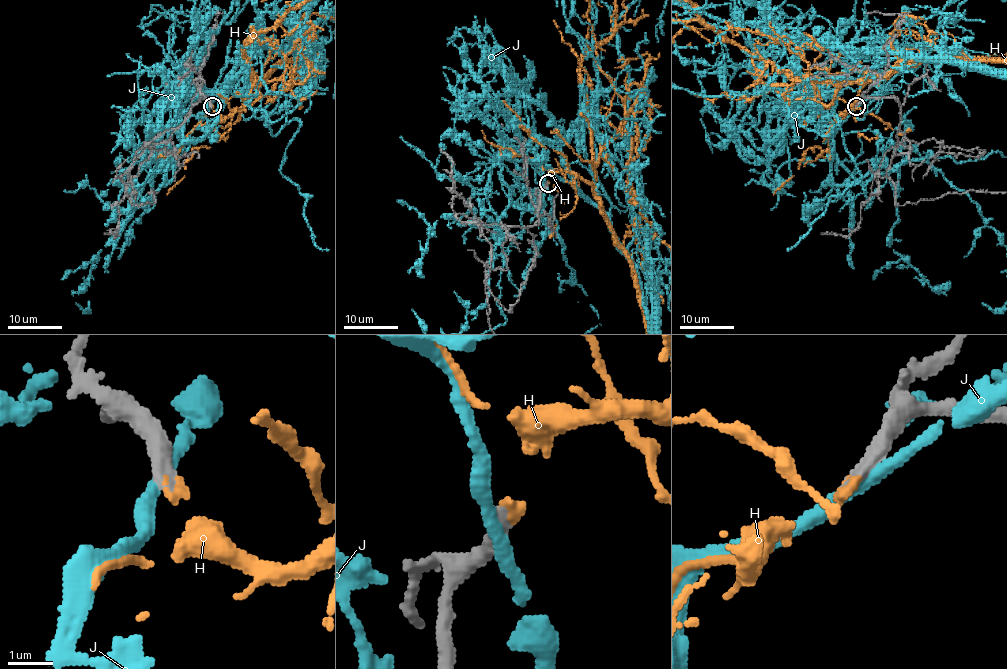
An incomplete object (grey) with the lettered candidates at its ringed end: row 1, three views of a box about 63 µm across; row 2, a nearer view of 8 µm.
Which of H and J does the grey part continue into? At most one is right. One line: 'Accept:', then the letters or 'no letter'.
Accept: H

